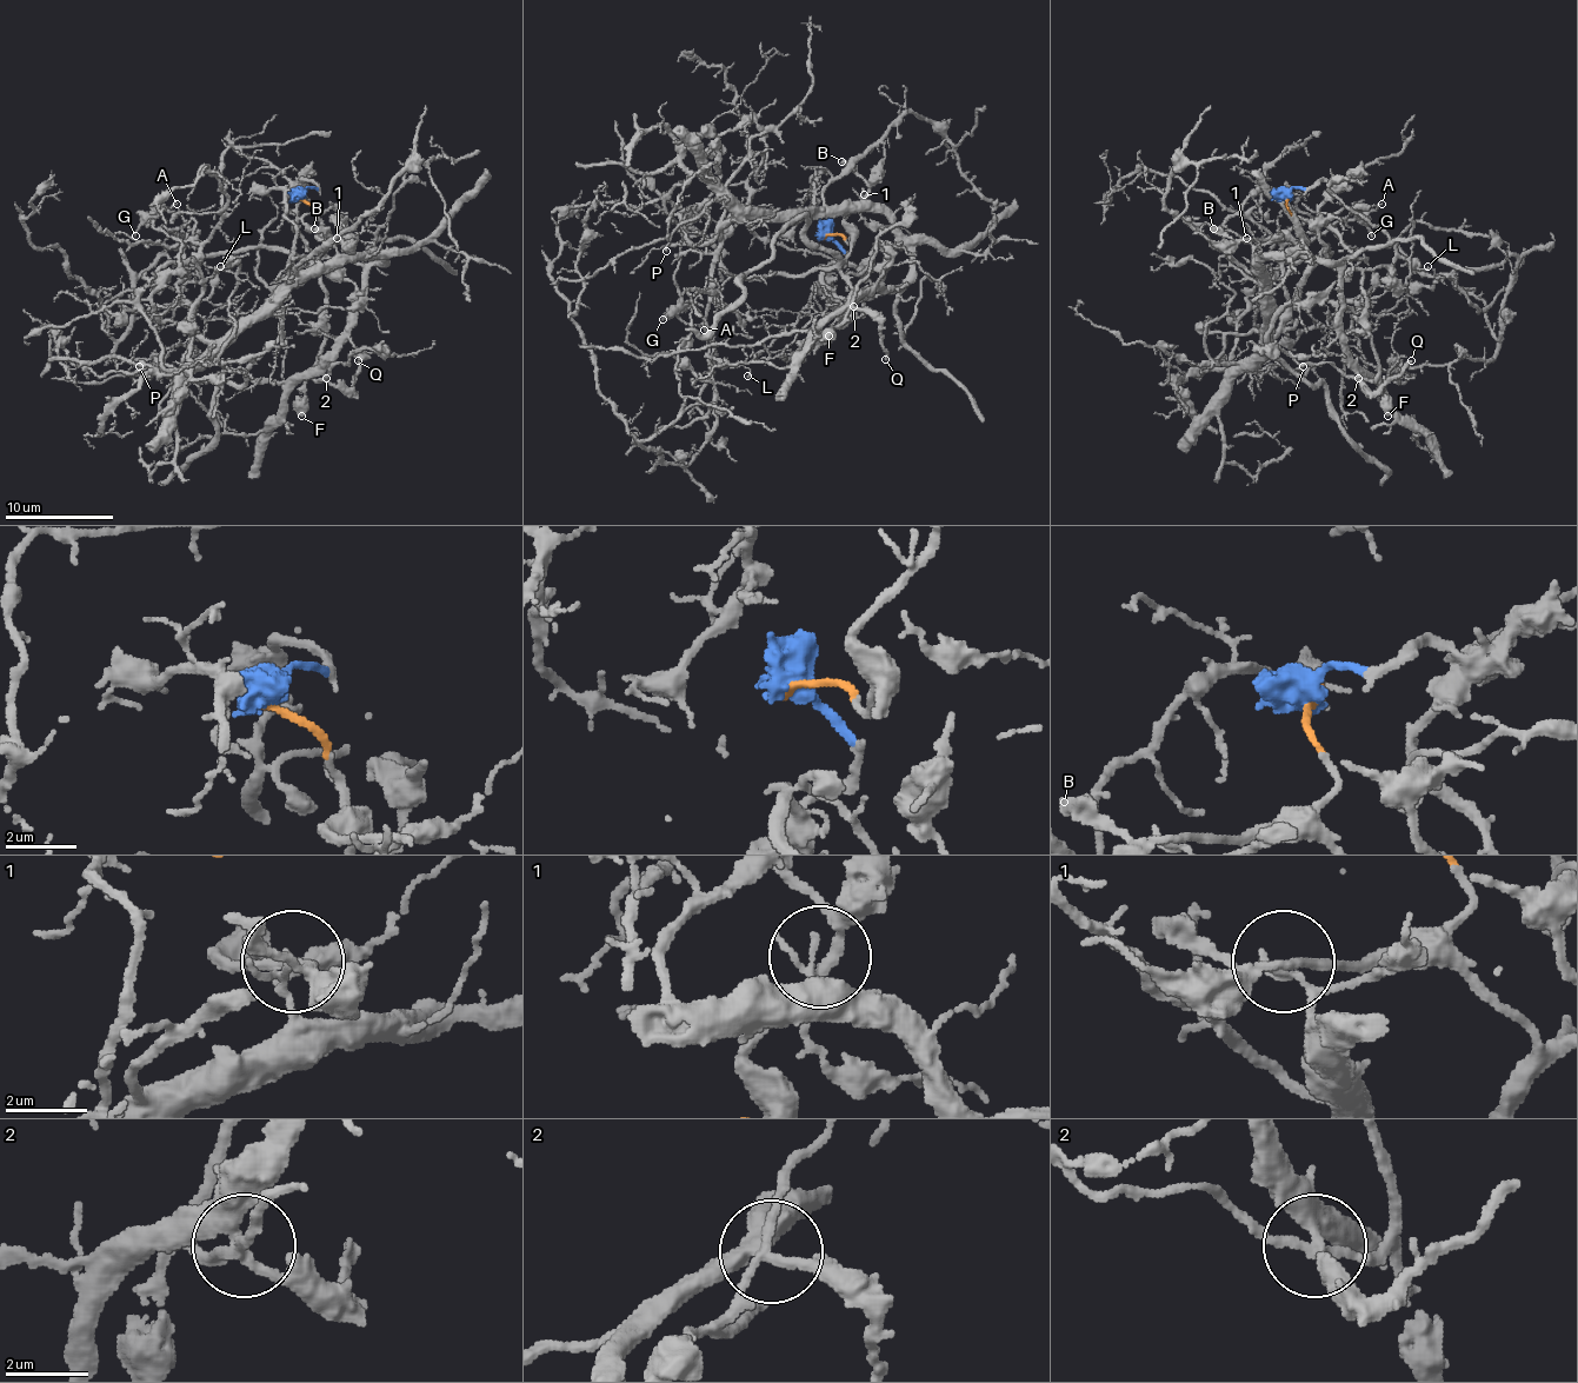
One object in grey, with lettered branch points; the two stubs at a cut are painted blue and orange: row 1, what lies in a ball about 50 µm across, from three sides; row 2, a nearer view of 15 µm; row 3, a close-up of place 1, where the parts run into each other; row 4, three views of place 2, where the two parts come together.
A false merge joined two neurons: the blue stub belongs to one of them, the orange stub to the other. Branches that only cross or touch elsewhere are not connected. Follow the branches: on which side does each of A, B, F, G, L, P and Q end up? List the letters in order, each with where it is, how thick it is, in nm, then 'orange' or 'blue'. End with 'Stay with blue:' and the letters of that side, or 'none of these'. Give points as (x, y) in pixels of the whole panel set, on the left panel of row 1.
A: (177, 204) | 140 nm | orange
B: (314, 228) | 400 nm | orange
F: (301, 416) | 600 nm | orange
G: (135, 235) | 160 nm | orange
L: (220, 266) | 130 nm | blue
P: (139, 366) | 200 nm | blue
Q: (358, 360) | 240 nm | blue
Stay with blue: L, P, Q

